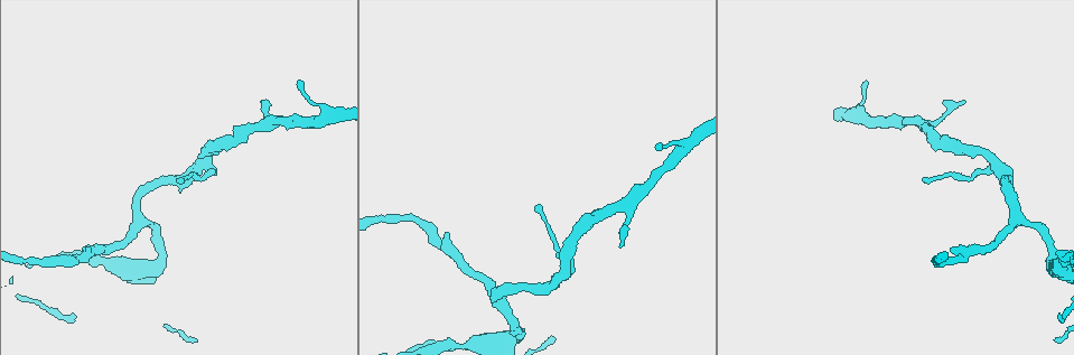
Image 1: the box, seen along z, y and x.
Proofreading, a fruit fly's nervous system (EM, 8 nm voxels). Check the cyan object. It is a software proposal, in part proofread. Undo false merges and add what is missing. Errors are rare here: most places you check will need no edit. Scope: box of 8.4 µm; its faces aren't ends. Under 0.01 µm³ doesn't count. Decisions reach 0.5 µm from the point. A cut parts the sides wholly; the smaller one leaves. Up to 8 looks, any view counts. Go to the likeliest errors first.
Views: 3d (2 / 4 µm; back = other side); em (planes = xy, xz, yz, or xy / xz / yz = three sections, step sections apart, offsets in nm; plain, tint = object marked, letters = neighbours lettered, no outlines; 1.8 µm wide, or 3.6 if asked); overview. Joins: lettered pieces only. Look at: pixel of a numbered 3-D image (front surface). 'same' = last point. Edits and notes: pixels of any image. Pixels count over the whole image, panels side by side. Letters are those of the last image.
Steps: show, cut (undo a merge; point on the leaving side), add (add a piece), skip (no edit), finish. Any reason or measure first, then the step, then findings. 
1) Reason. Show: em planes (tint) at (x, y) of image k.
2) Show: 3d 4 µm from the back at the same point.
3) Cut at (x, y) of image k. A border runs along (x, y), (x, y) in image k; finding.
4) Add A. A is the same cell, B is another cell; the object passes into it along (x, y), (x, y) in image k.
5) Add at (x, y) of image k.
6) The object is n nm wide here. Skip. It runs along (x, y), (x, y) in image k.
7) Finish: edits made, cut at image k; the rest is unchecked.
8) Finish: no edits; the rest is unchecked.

Branch stops here. Show: em planes (letters) at (620, 247) of image 1.

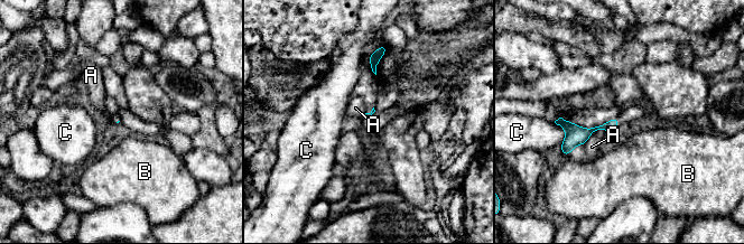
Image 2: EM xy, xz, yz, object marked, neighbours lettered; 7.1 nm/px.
Skip. A, B and C are other cells; it runs along (616, 121), (578, 135), (565, 152) in image 2; no lettered piece goes on from it.

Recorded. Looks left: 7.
Branch stops here. Show: em xz step 4 (letters) at (297, 83) of image 1.

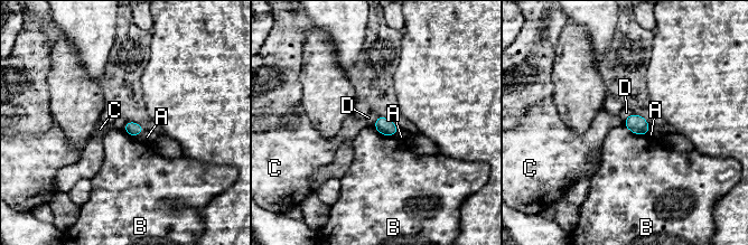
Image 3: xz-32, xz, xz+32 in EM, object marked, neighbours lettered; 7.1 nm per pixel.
Show: em planes (letters) at the same point.

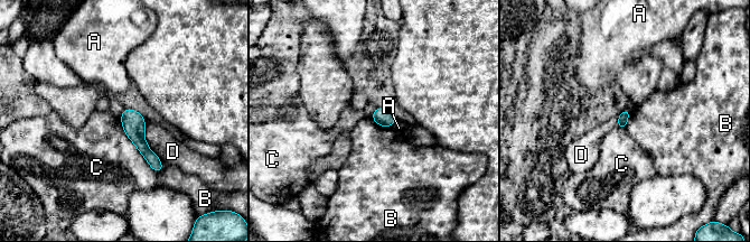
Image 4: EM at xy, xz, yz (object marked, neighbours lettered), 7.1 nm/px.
The object is 70 nm wide here. Skip. A, B, C and D are other cells; a border runs along (158, 157), (162, 168), (156, 174) in image 4; no lettered piece goes on from it.

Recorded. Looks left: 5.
An open end. Show: em xy step 16 (plain) at (923, 177) of image 1.

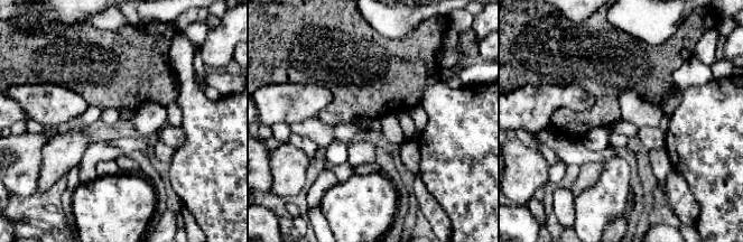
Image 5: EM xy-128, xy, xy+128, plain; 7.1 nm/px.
What lies round it. Show: em xy step 16 (letters) at the same point.

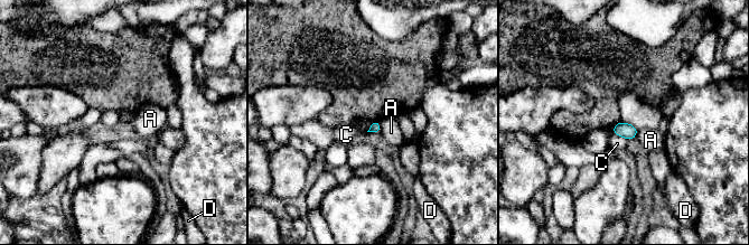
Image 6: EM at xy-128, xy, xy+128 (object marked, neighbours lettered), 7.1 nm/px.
The object is 70 nm wide here. Skip. A, C and D are other cells; a border runs along (377, 120), (381, 132) in image 6; none of them fits.

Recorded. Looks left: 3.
Abrupt turn. Show: 3d 2 µm at (155, 267) of image 1.

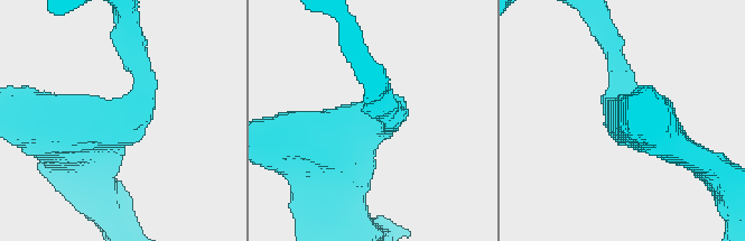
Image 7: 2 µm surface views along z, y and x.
The arms are 200, 400 nm wide; now the EM. Show: em xy step 4 (letters) at (127, 115) of image 7.

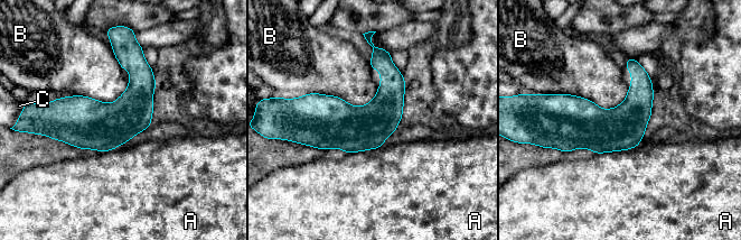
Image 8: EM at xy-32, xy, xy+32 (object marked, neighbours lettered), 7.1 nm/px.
Cut it another way. Show: em planes (letters) at the same point.

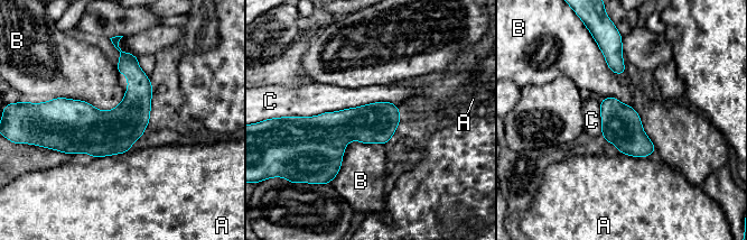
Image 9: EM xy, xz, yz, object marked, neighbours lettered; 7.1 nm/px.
The longest contact is with C, 750 nm. Skip. A, B and C are other cells; a border runs along (386, 144), (351, 140), (329, 183) in image 9; continuous, no second cell.

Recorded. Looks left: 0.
Finish: no edits; the rest is unchecked.

